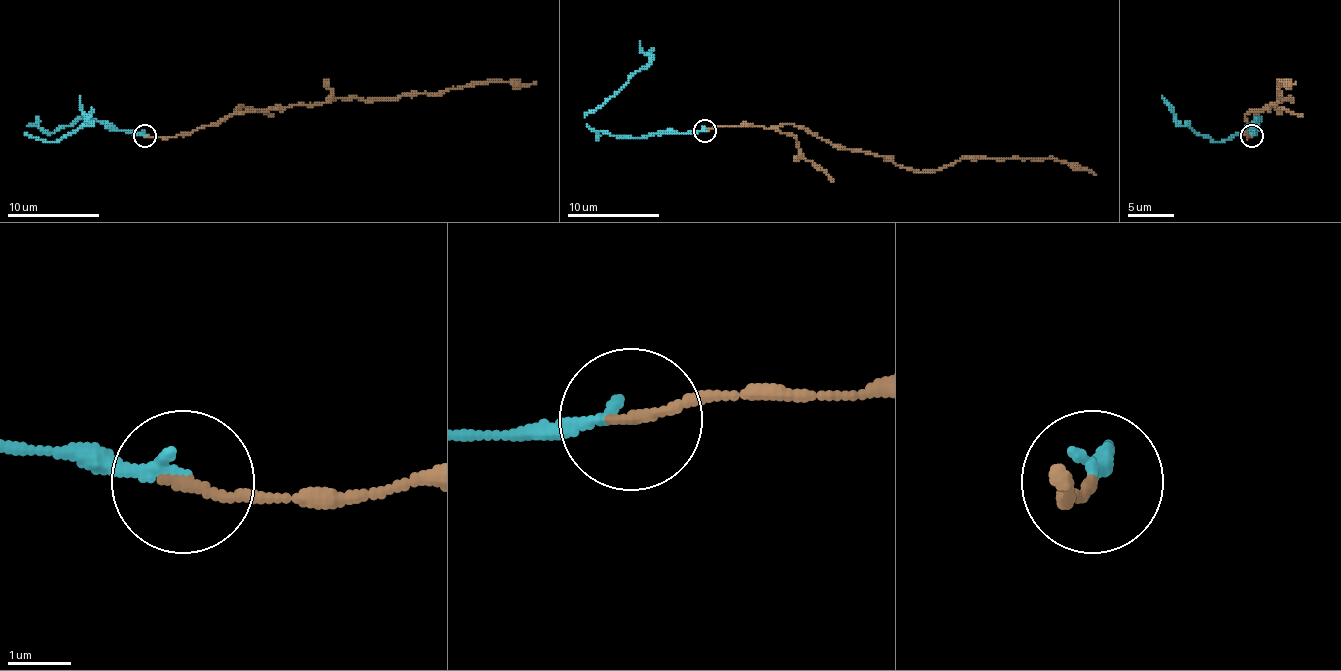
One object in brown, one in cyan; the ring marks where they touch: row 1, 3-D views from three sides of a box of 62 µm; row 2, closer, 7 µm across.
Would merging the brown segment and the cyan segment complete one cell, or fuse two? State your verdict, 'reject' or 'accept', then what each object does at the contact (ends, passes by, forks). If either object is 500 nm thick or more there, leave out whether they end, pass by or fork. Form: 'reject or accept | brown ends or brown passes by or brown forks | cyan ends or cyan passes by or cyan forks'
accept | brown ends | cyan ends

